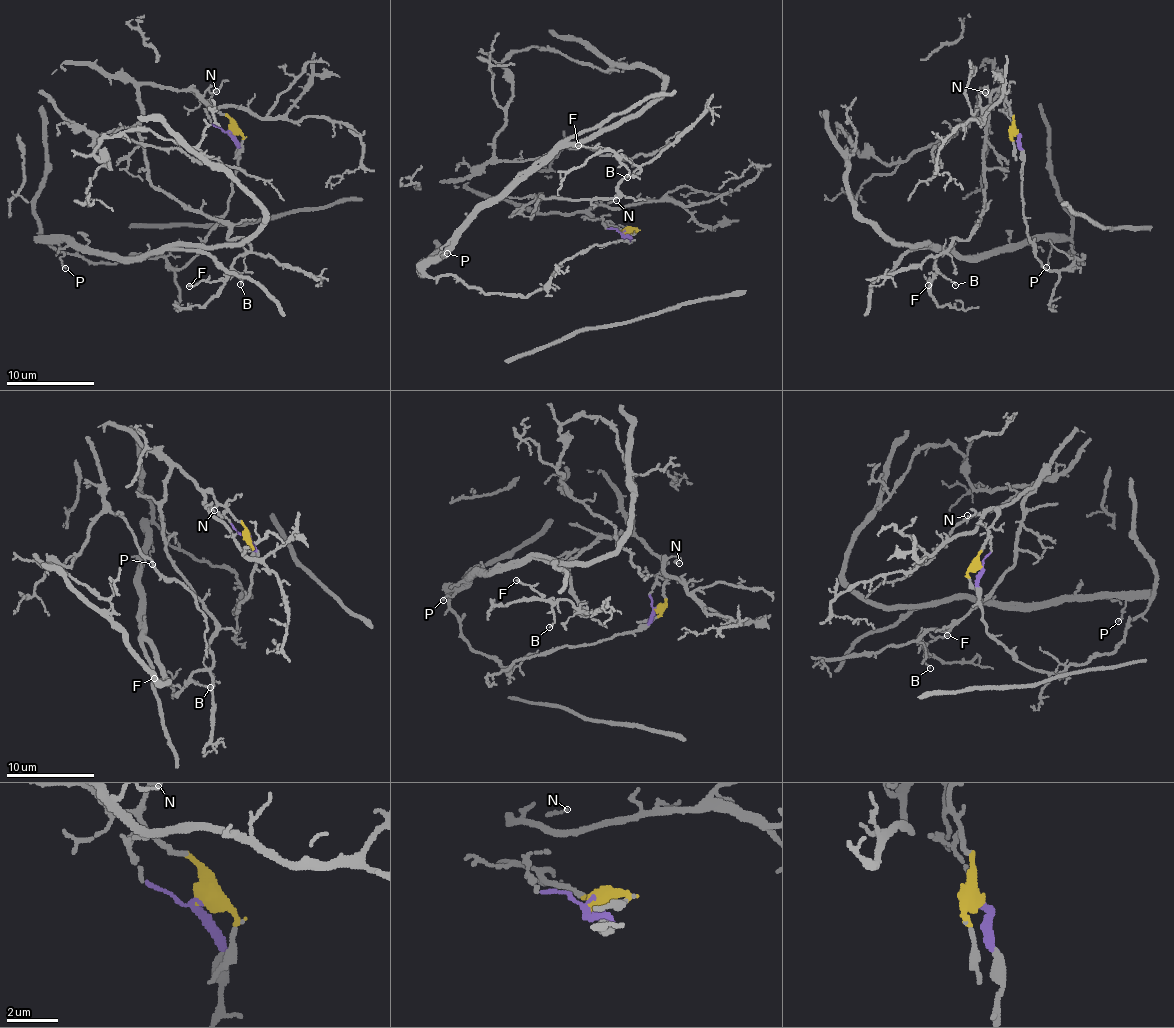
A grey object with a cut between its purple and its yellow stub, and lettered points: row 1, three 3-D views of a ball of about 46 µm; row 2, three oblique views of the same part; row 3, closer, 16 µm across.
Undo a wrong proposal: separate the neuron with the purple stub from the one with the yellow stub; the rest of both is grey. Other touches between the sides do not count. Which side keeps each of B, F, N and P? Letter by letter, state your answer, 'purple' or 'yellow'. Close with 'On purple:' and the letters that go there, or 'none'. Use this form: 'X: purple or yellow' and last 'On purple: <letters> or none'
B: yellow
F: yellow
N: yellow
P: purple
On purple: P

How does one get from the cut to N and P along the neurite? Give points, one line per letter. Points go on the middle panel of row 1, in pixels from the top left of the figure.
N: (622, 234), (625, 231), (592, 217), (588, 211), (606, 198), (610, 202), (617, 200)
P: (622, 234), (630, 240), (579, 251), (525, 297), (430, 277), (423, 270), (447, 254)

